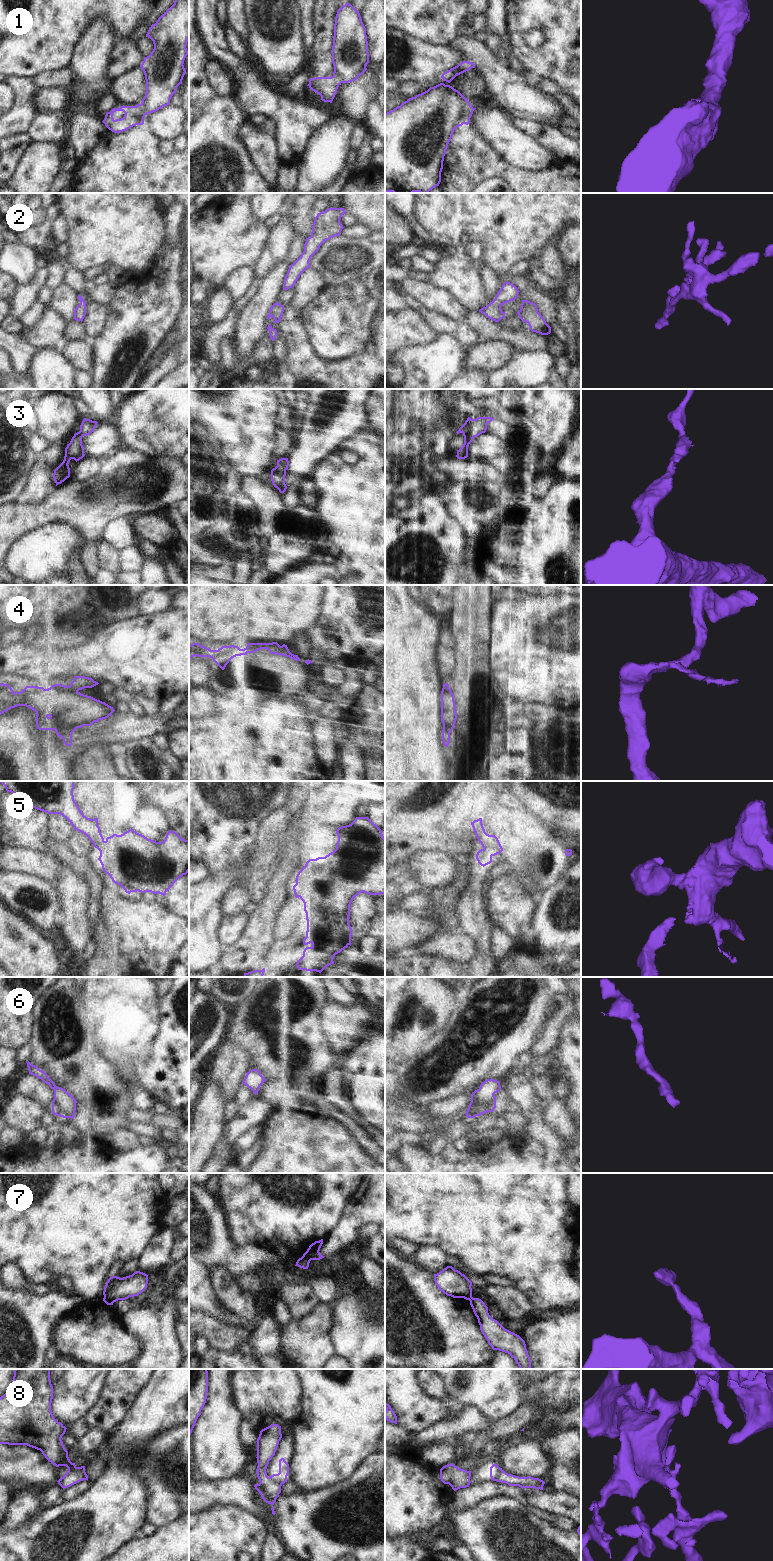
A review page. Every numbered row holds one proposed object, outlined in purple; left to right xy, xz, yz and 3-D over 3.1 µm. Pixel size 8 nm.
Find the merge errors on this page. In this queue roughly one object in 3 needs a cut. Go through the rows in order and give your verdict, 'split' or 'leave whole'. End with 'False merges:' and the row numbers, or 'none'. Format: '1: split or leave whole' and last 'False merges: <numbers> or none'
1: split
2: leave whole
3: leave whole
4: split
5: leave whole
6: leave whole
7: split
8: split
False merges: 1, 4, 7, 8

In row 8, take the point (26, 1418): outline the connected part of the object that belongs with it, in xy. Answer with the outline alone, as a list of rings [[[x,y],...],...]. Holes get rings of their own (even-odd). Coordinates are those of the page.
[[[13,1369],[11,1388],[0,1397],[0,1444],[27,1445],[40,1450],[56,1467],[66,1466],[81,1478],[88,1480],[85,1466],[77,1467],[68,1457],[61,1440],[66,1427],[58,1422],[51,1411],[53,1386],[50,1369]]]

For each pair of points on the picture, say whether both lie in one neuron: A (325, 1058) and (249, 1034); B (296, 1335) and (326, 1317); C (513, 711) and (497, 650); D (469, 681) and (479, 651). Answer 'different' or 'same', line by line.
A: same
B: same
C: different
D: same

